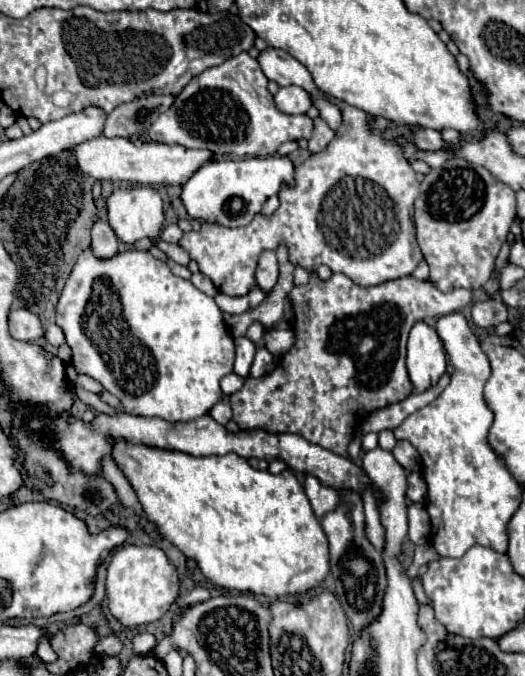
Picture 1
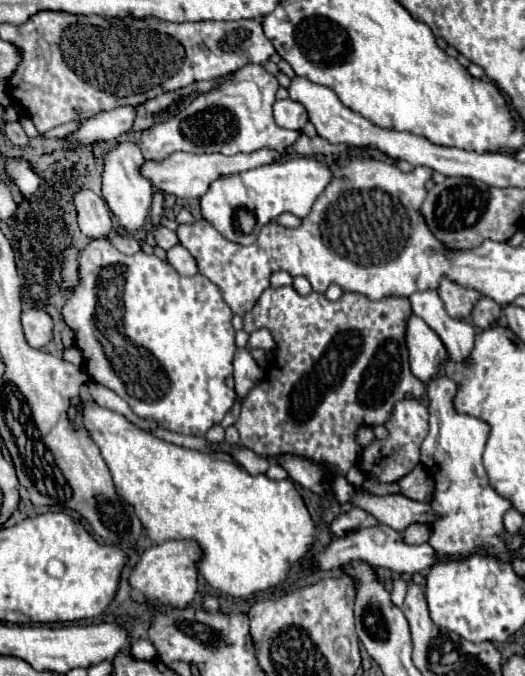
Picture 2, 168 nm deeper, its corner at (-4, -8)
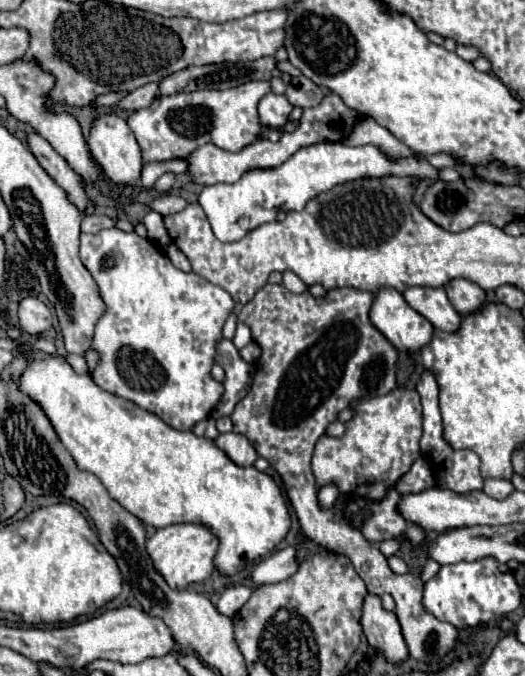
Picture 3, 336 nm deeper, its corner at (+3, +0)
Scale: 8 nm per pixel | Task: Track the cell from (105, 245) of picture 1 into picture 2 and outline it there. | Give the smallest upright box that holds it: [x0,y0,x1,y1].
[73,190,113,240]

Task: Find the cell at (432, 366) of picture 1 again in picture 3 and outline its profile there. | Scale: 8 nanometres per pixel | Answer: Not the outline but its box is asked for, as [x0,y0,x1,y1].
[370,288,432,352]

